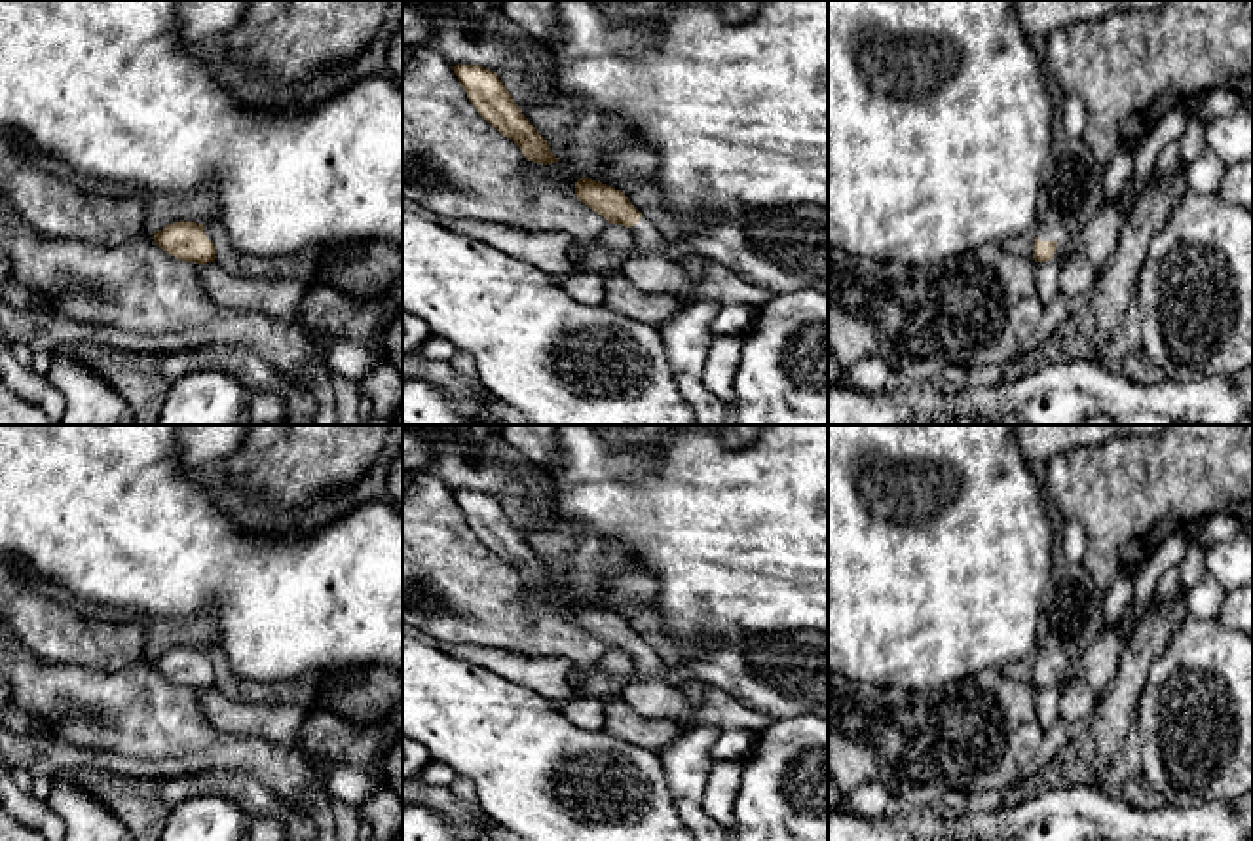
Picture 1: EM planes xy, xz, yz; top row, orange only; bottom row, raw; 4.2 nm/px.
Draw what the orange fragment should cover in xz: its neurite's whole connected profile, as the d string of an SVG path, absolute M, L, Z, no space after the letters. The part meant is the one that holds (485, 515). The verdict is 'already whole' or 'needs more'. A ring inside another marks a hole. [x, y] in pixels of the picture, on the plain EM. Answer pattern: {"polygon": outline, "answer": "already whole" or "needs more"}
{"polygon": "M456 490L452 495L475 535L503 562L511 564L526 585L541 590L558 589L547 566L528 547L496 497L477 490Z", "answer": "already whole"}

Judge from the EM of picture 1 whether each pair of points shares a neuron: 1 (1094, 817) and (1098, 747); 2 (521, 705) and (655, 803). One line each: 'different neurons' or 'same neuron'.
1: different neurons
2: same neuron

